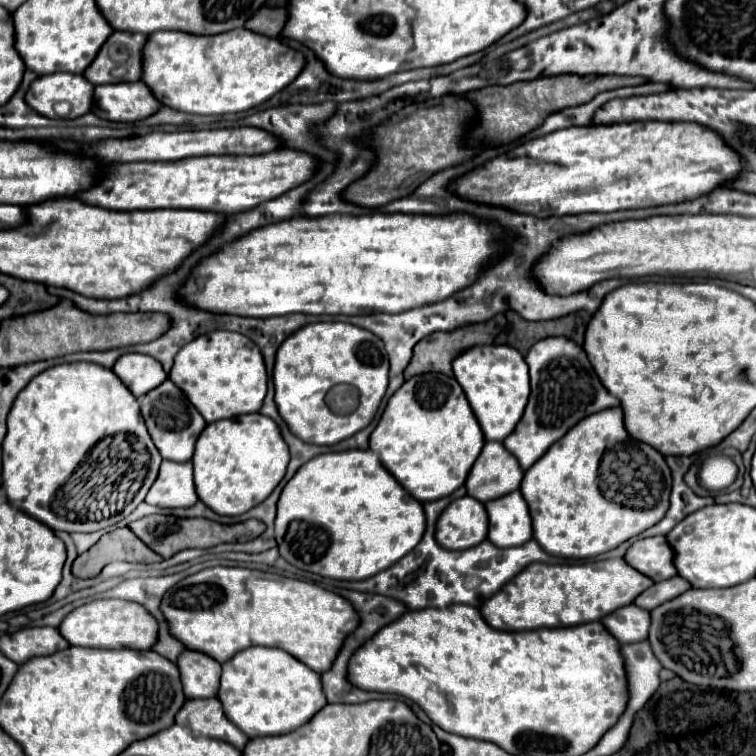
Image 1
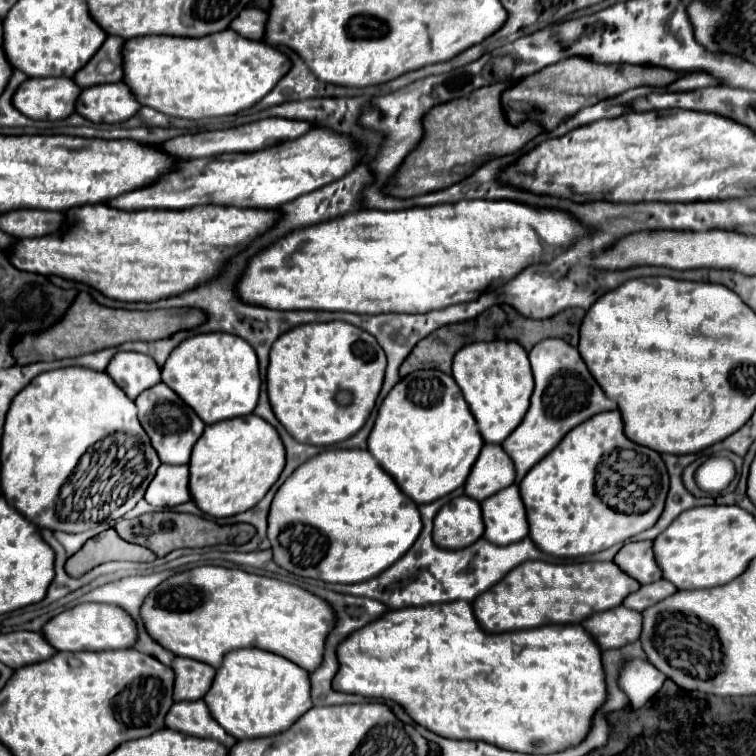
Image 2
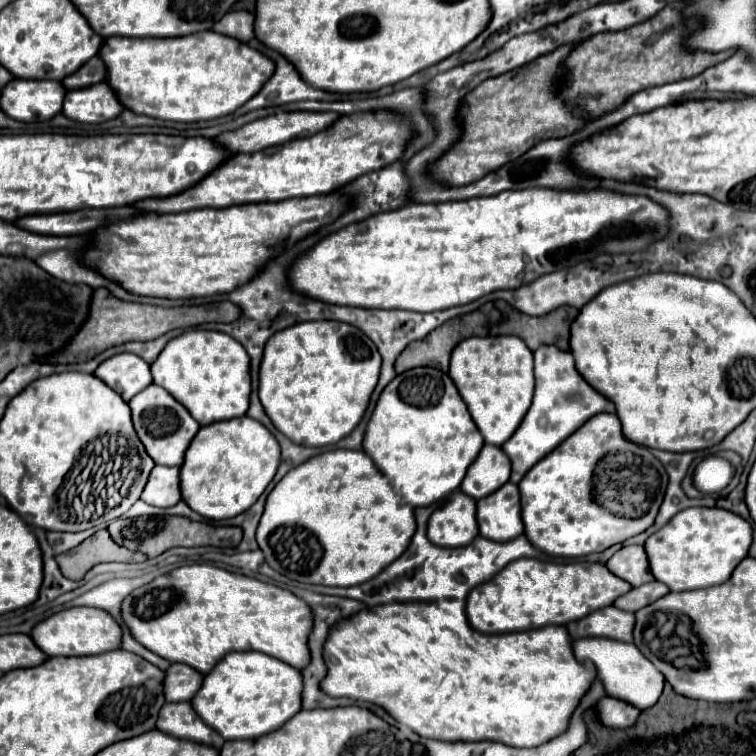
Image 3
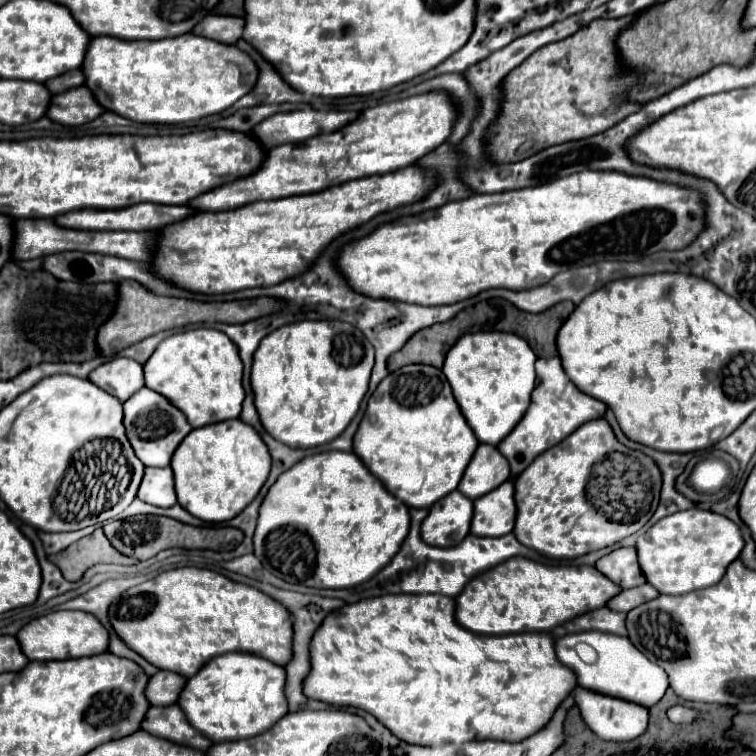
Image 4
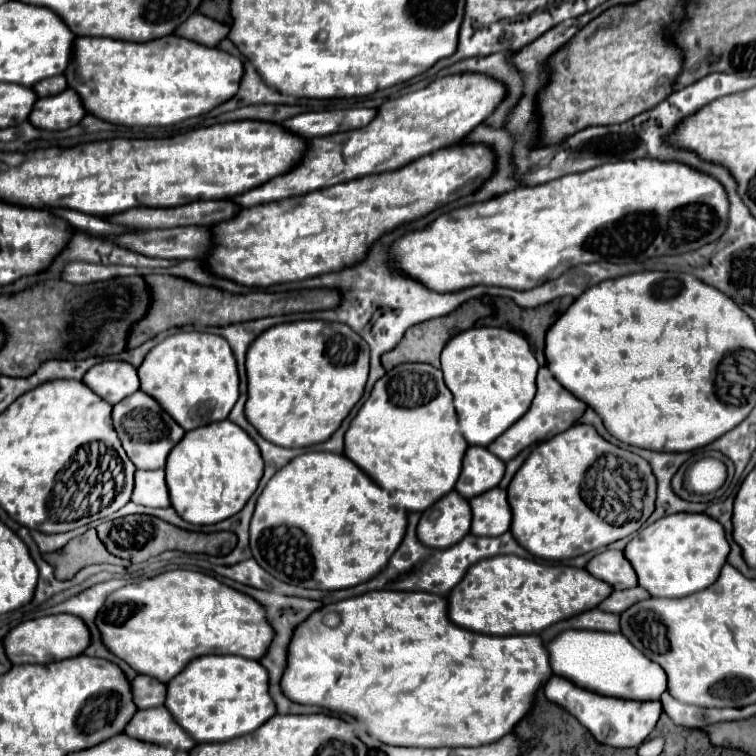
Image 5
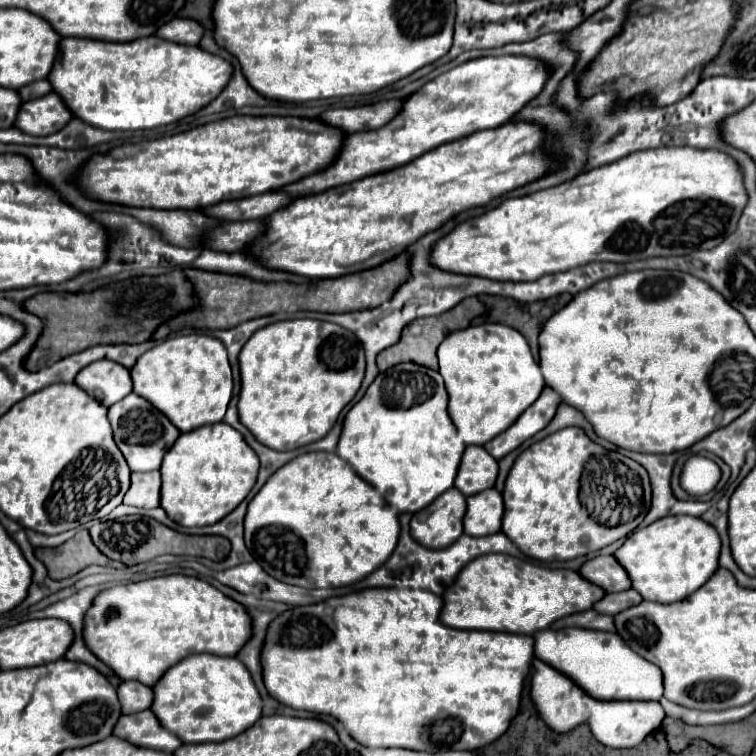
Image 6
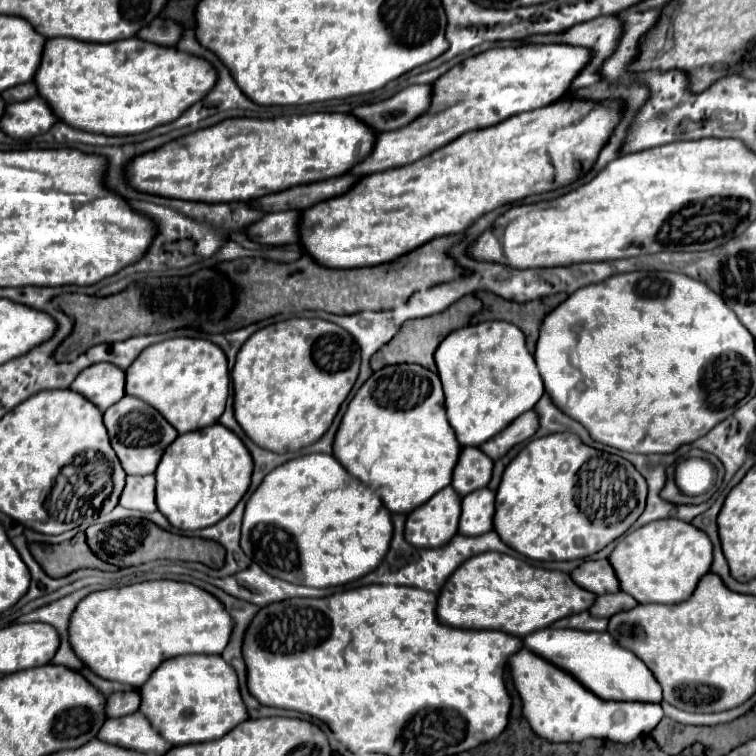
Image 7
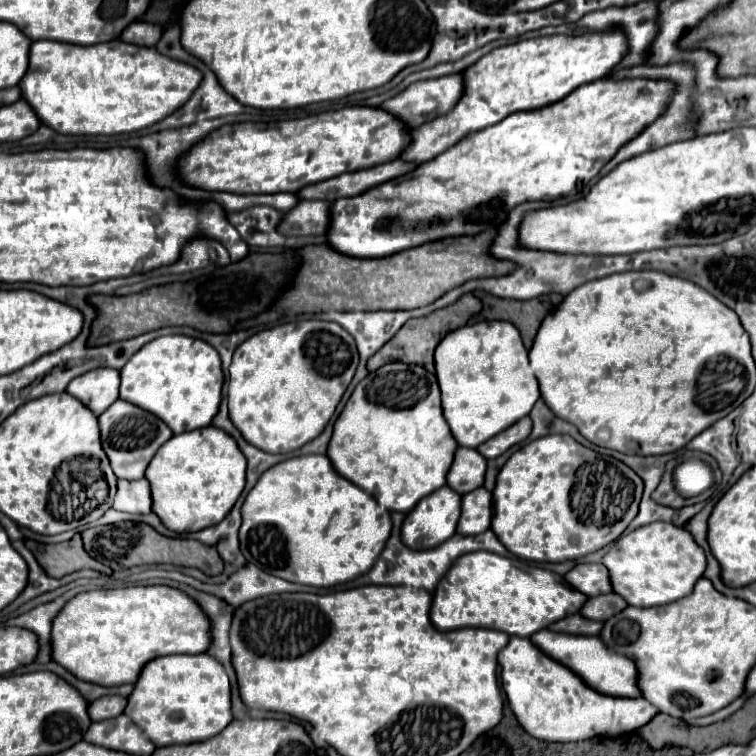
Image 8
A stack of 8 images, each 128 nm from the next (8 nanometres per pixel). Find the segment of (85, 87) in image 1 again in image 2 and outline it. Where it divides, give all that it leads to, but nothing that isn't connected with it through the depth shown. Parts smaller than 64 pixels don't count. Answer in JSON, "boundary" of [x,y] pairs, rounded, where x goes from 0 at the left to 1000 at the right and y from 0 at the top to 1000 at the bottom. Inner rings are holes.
{"boundary":[[[37,103],[19,124],[19,140],[42,159],[82,159],[98,151],[98,135],[108,116],[95,103]]]}

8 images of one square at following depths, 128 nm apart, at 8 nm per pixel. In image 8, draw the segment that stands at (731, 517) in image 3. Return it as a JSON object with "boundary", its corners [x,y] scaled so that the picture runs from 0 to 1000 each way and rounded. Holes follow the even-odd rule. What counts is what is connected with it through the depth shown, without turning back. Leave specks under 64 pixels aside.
{"boundary":[[[865,690],[823,706],[802,730],[796,746],[807,757],[815,786],[820,786],[833,802],[860,804],[910,788],[934,754],[934,733],[907,698]]]}

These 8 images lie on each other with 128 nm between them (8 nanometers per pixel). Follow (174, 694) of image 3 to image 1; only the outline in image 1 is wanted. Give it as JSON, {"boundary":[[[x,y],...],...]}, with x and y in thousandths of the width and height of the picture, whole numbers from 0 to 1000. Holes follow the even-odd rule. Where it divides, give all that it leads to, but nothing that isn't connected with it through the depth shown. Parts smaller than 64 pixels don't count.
{"boundary":[[[243,860],[235,870],[246,923],[280,923],[288,918],[294,881],[262,860]]]}

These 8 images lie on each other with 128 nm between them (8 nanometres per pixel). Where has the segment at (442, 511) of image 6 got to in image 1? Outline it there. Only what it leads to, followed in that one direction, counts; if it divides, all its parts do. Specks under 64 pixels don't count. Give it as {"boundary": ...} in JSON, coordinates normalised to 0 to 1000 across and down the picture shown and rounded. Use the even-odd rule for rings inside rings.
{"boundary":[[[624,656],[603,659],[579,685],[577,714],[585,725],[593,728],[616,728],[638,714],[646,706],[646,680],[638,664]]]}

